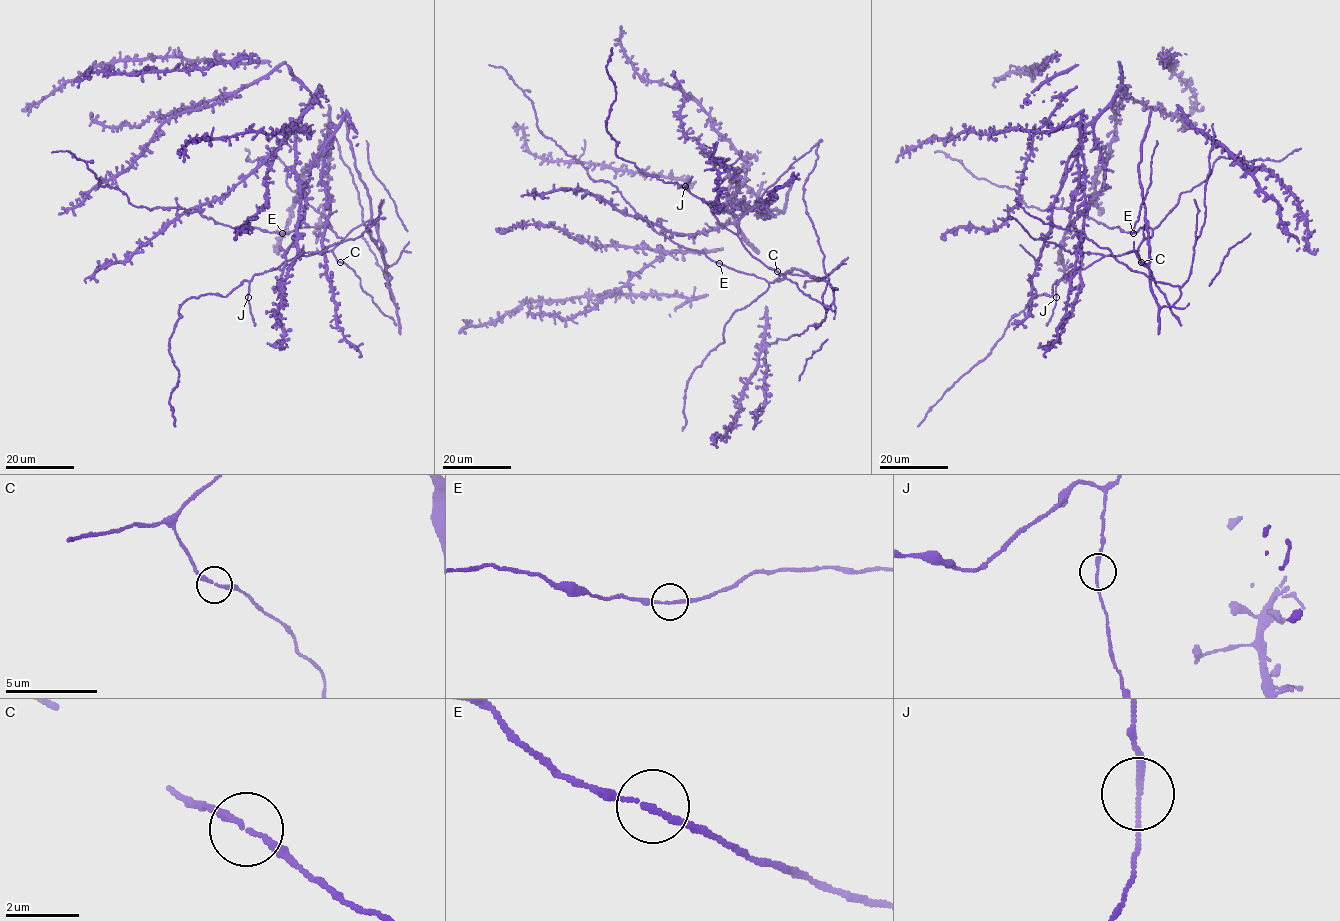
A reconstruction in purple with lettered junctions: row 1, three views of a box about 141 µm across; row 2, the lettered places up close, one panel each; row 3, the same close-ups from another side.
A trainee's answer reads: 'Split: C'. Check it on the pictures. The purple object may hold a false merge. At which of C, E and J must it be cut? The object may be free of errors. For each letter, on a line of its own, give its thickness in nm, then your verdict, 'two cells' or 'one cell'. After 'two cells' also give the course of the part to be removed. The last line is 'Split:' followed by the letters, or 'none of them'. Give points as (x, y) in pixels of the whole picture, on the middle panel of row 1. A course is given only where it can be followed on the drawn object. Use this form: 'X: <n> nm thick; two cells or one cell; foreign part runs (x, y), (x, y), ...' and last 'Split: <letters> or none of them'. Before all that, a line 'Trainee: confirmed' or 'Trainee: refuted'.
Trainee: refuted
C: 170 nm thick; one cell
E: 150 nm thick; one cell
J: 150 nm thick; one cell
Split: none of them

